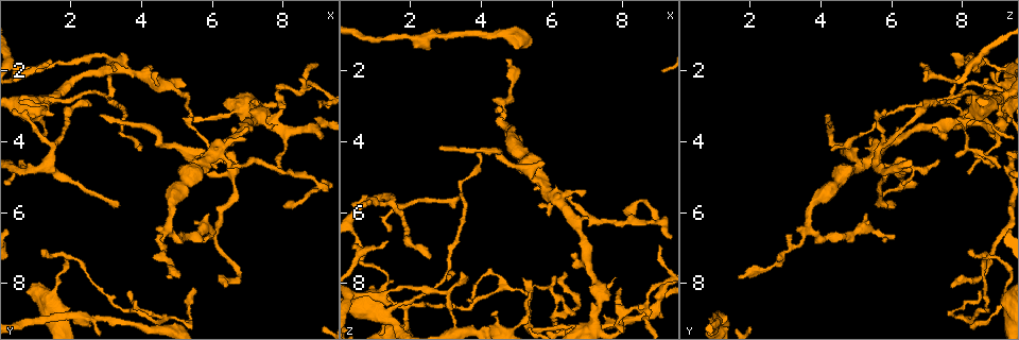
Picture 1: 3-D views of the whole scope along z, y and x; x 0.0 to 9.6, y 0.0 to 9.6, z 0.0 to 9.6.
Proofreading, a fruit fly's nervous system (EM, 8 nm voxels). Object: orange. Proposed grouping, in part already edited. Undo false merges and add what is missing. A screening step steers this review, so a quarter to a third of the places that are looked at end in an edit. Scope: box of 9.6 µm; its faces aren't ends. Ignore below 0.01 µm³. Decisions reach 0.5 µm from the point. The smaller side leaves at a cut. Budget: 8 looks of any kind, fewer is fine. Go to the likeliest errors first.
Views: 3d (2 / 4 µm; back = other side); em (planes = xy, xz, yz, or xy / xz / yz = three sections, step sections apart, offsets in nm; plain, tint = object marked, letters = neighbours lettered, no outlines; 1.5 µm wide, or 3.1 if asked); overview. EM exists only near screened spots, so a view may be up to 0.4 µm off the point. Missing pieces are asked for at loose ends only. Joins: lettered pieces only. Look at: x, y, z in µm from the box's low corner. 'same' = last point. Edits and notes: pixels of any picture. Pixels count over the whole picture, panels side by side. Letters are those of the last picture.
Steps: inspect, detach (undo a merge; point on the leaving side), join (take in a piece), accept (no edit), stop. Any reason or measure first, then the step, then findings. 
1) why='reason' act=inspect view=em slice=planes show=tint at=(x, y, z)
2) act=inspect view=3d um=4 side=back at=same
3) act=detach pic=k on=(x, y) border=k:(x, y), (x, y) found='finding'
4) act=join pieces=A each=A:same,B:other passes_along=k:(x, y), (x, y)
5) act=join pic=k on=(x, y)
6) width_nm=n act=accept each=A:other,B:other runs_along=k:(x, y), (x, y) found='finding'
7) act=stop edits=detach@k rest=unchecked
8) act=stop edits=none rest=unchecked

why='an open end' act=inspect view=3d um=2 at=(0.65, 4.50, 7.30)

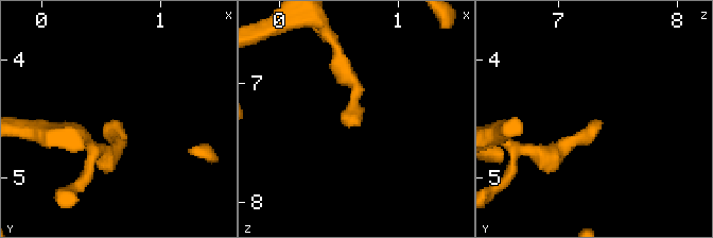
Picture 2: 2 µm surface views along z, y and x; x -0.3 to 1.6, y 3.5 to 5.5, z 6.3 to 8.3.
why='now the EM' act=inspect view=em slice=planes show=letters at=(0.58, 4.52, 7.36)

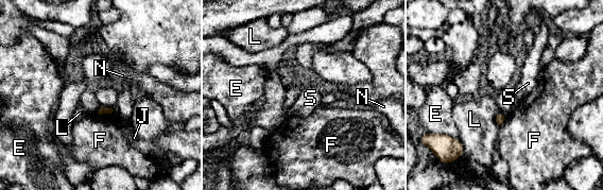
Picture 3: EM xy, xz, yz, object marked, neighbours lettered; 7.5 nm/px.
longest_contact=E:150nm act=accept each=E:other,F:other,J:other,L:other,N:other,S:other border=3:(101, 106), (113, 109) found='none of them fits'

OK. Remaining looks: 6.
why='looks like a crossing' act=inspect view=em slice=xz step=8 show=tint at=(5.45, 4.80, 4.75)

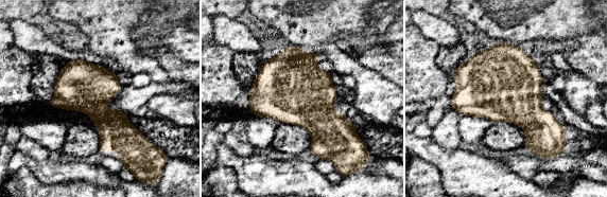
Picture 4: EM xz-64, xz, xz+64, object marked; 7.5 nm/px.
act=inspect view=em slice=planes show=letters at=same

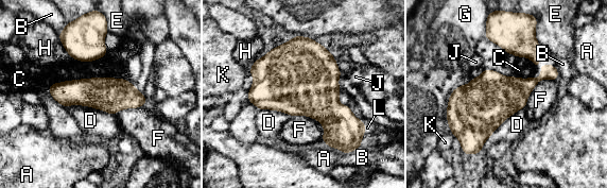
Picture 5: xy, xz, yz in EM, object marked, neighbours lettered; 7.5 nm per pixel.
width_nm=260 act=accept each=A:other,B:other,C:other,D:other,E:other,F:other,G:other,H:other,J:other,K:other,L:other found='all the same neuron'

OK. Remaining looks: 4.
why='thin end' act=inspect view=em slice=xz step=8 show=letters at=(1.35, 1.80, 6.80)

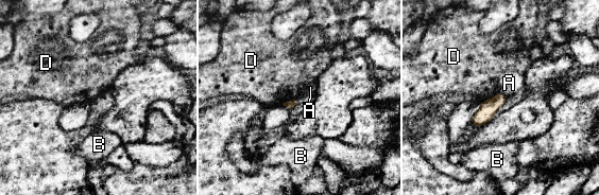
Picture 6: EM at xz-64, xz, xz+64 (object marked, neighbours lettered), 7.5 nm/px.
why='another direction' act=inspect view=em slice=planes show=letters at=same

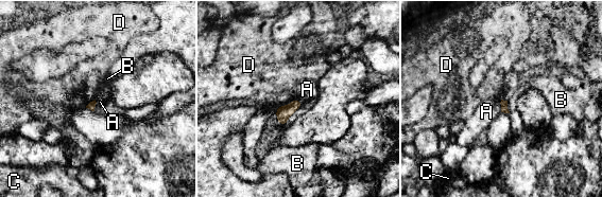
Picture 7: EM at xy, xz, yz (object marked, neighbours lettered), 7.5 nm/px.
act=accept each=A:other,B:other,C:other,D:other found='none of them fits'

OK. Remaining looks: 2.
act=stop edits=none rest=unchecked

